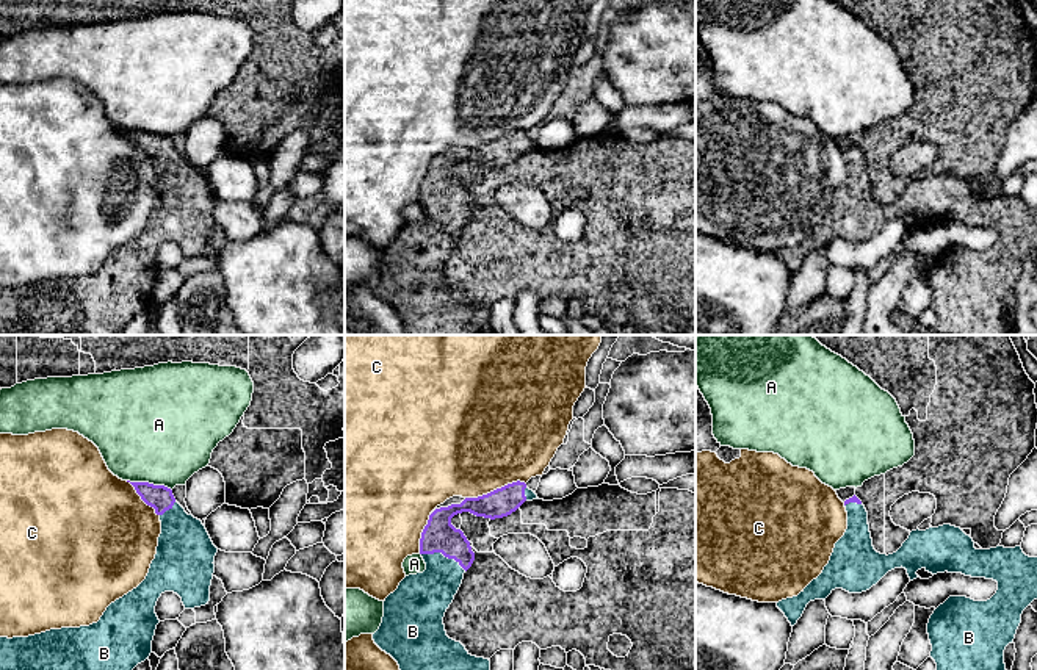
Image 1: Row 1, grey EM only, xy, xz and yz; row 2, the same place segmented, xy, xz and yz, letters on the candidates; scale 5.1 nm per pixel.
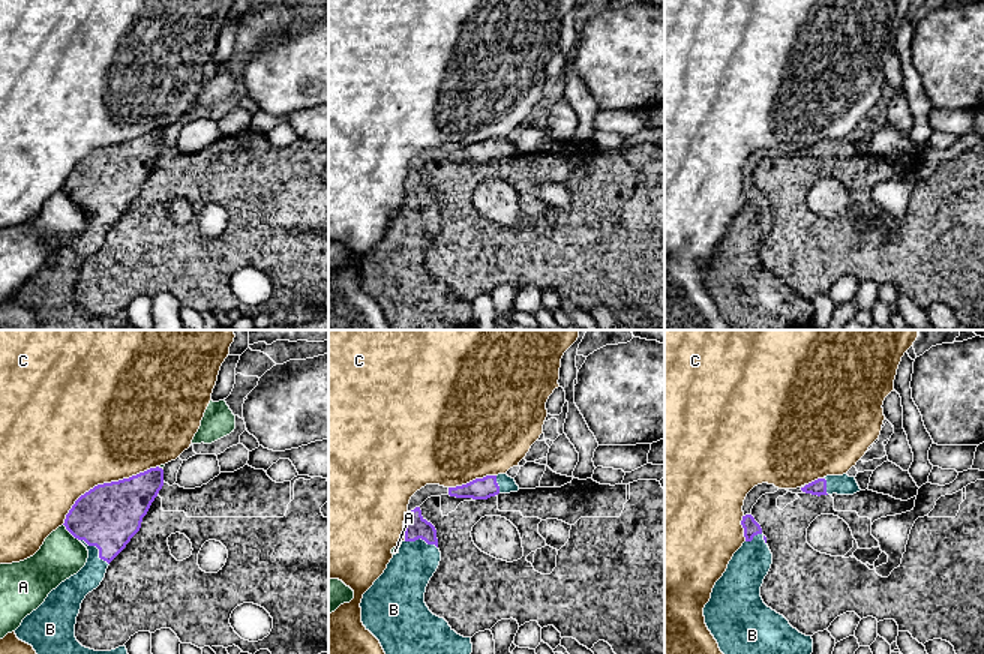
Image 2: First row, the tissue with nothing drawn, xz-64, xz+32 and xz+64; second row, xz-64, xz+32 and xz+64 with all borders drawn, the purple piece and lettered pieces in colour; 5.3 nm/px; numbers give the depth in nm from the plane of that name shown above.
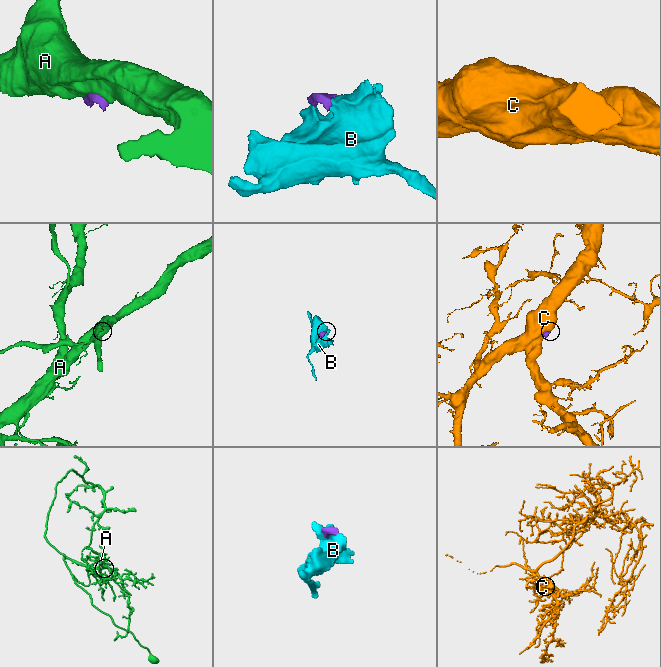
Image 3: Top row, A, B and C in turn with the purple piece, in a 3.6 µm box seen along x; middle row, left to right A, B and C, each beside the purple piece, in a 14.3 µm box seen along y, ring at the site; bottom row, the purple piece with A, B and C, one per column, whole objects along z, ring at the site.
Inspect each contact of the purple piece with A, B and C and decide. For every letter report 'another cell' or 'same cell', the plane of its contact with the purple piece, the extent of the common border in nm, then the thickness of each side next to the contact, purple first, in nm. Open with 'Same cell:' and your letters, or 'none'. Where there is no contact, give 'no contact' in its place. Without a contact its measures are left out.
Same cell: B
A: another cell; meets purple in xy; contact 240 nm long; 130 nm thick on the purple side, 500 nm on the other
B: same cell; meets purple in xz; contact 240 nm long; 180 nm thick on the purple side, 260 nm on the other
C: another cell; meets purple in xz; contact 320 nm long; 150 nm thick on the purple side, 500 nm on the other

